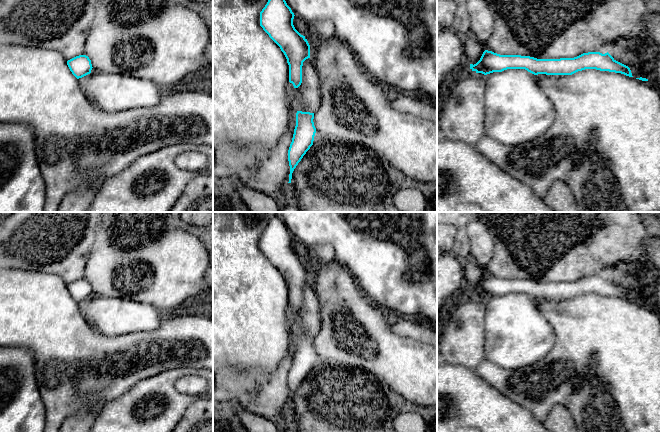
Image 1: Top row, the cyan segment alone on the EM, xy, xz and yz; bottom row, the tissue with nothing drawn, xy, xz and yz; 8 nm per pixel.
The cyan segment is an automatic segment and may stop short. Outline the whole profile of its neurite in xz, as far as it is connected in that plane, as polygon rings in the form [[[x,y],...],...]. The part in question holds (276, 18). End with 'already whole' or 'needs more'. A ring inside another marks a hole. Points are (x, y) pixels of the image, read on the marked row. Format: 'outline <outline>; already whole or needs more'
outline [[[268,0],[260,12],[260,26],[284,53],[289,65],[289,82],[293,84],[294,88],[298,88],[302,83],[303,62],[310,58],[310,45],[305,36],[295,29],[294,16],[285,0]]]; already whole

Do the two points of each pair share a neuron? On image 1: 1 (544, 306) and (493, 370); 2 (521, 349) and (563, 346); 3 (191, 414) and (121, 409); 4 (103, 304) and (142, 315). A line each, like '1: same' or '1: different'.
1: same
2: different
3: different
4: same

